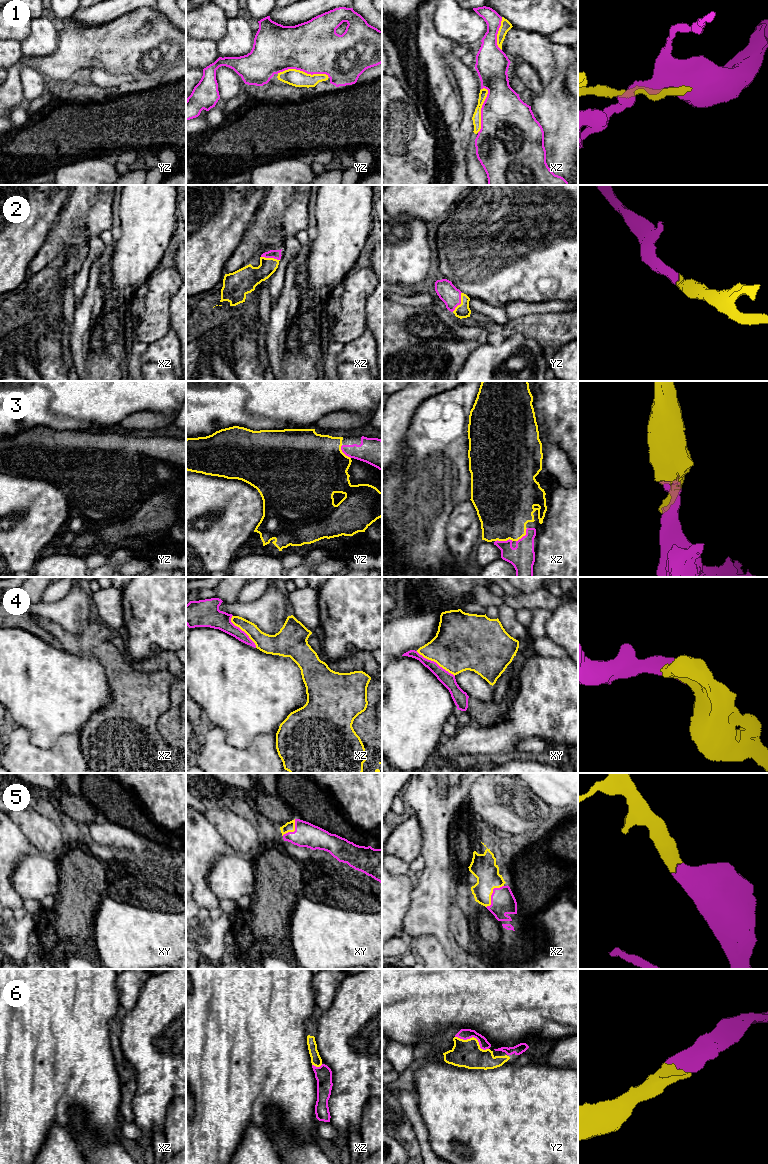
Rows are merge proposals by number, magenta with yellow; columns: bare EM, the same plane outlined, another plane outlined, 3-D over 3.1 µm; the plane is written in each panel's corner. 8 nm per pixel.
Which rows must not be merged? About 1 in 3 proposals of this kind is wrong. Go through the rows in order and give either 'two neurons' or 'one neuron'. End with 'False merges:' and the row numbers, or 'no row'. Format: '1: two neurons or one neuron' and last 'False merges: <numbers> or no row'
1: two neurons
2: one neuron
3: one neuron
4: two neurons
5: one neuron
6: one neuron
False merges: 1, 4

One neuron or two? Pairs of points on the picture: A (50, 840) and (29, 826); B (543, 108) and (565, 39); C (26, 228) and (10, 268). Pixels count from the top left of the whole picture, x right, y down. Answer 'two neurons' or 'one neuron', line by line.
A: one neuron
B: two neurons
C: one neuron

